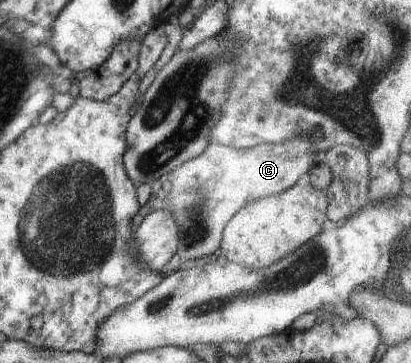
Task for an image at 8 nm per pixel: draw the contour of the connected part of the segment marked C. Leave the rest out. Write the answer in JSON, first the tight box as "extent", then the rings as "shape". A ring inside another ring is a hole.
{"extent":[146,137,321,262],"shape":[[[292,137],[282,144],[259,144],[249,149],[237,149],[211,142],[207,149],[178,165],[173,171],[162,175],[152,184],[152,192],[146,203],[153,210],[169,210],[177,220],[180,229],[178,254],[182,262],[188,259],[202,259],[220,248],[226,223],[253,200],[269,197],[295,185],[314,163],[321,161],[319,152],[309,138]]]}

